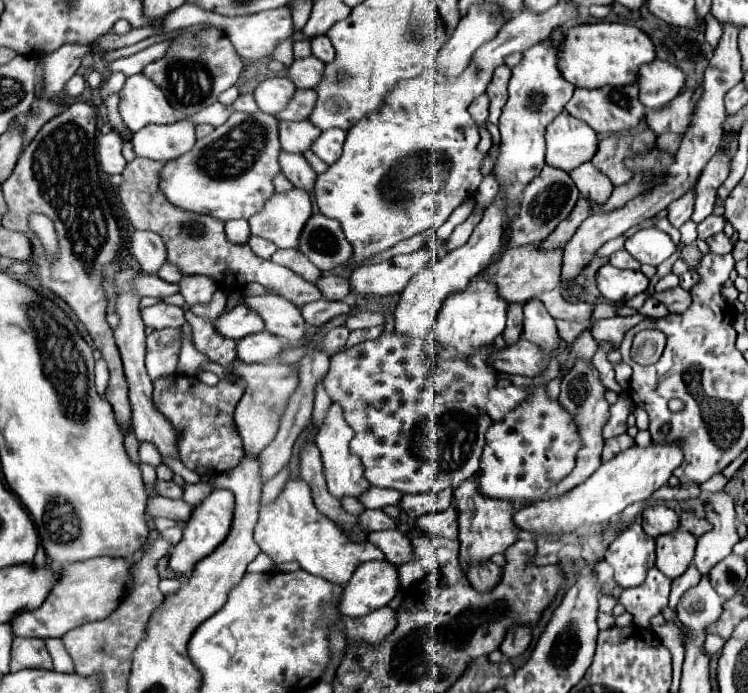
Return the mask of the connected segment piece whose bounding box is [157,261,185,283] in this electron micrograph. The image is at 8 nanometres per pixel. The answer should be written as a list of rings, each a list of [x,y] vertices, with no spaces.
[[[165,261],[165,263],[163,263],[163,267],[159,269],[159,273],[157,273],[157,275],[159,275],[163,281],[169,281],[169,283],[179,283],[179,281],[185,277],[185,275],[183,275],[183,273],[179,273],[179,271],[169,263],[169,261]]]

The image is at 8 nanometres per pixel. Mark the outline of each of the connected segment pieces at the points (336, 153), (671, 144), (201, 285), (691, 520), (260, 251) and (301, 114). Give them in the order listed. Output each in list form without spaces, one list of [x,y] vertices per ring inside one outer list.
[[[325,129],[315,139],[315,145],[311,145],[311,149],[327,165],[333,165],[341,157],[341,149],[343,149],[343,143],[345,143],[345,135],[347,133],[343,129]]]
[[[663,133],[657,139],[657,149],[659,153],[669,153],[675,157],[681,141],[683,141],[683,133]]]
[[[187,275],[179,285],[181,285],[181,295],[189,305],[209,303],[213,293],[219,289],[219,285],[211,281],[211,277],[203,275]]]
[[[683,511],[681,513],[681,527],[687,529],[689,533],[693,533],[695,537],[701,537],[703,533],[711,531],[711,523],[705,517],[699,517],[691,511]]]
[[[251,237],[251,239],[249,239],[249,247],[251,247],[259,257],[263,257],[263,259],[269,259],[269,257],[277,251],[275,243],[271,243],[271,241],[267,241],[267,239],[261,239],[261,237]]]
[[[297,89],[291,97],[291,101],[287,103],[287,109],[279,111],[277,119],[281,121],[301,121],[301,119],[307,119],[315,107],[315,101],[317,101],[317,93],[313,89]]]

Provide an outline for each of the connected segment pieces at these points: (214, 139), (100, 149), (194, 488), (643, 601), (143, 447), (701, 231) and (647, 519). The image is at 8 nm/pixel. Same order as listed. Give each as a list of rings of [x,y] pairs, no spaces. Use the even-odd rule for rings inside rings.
[[[233,113],[223,125],[219,125],[213,133],[195,141],[195,147],[177,159],[171,159],[163,165],[159,173],[159,189],[167,197],[167,201],[179,209],[209,215],[221,221],[229,219],[249,219],[251,215],[263,209],[265,201],[273,195],[273,175],[281,171],[279,167],[279,133],[277,119],[267,113]]]
[[[115,131],[99,133],[97,135],[97,153],[99,153],[99,165],[105,173],[121,173],[127,161],[121,155],[121,137]]]
[[[203,481],[201,483],[195,483],[195,485],[185,485],[185,493],[183,493],[183,499],[189,503],[189,505],[197,505],[199,503],[199,497],[203,497],[205,493],[211,493],[213,487],[211,485],[205,485]]]
[[[657,567],[649,569],[643,585],[637,585],[635,589],[623,589],[619,595],[619,603],[635,617],[635,623],[641,627],[647,627],[649,619],[657,613],[661,613],[663,607],[667,607],[671,589],[671,579],[665,577]]]
[[[139,443],[139,461],[157,467],[161,463],[161,453],[151,443]]]
[[[709,215],[707,219],[703,219],[699,225],[697,225],[697,237],[699,239],[707,239],[715,233],[721,233],[723,231],[723,225],[725,225],[725,219],[723,217],[717,217],[717,215]]]
[[[657,505],[657,507],[649,507],[643,511],[643,521],[641,521],[643,529],[647,535],[651,537],[659,537],[665,533],[673,533],[679,527],[679,515],[665,507],[665,505]]]

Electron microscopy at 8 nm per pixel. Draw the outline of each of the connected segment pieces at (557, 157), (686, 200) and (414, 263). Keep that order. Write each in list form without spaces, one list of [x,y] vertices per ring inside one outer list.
[[[559,113],[547,125],[547,155],[545,163],[563,171],[571,171],[581,163],[587,163],[597,153],[597,133],[591,131],[583,121]]]
[[[689,191],[689,193],[683,195],[681,199],[673,201],[673,203],[669,205],[669,215],[667,215],[669,223],[679,229],[685,221],[689,221],[689,217],[691,217],[691,213],[693,213],[693,203],[695,203],[695,191]]]
[[[419,249],[407,255],[395,255],[387,261],[361,265],[349,277],[351,295],[393,295],[405,289],[411,277],[433,261],[433,253]]]

